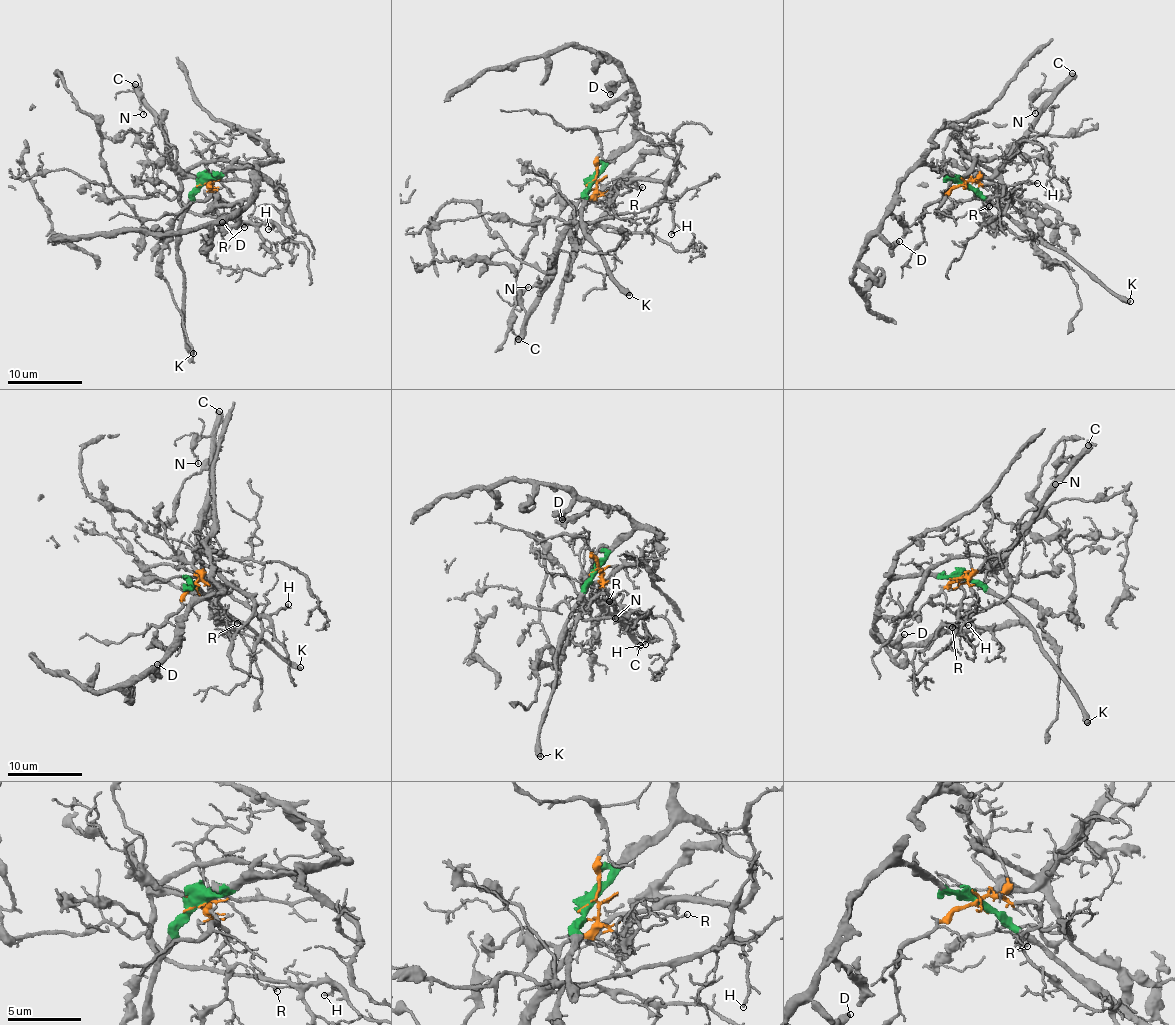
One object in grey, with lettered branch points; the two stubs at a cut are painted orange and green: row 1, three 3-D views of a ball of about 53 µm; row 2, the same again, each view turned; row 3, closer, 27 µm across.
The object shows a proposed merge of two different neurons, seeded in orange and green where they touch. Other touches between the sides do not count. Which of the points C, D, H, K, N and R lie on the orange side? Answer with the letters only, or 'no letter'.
C, H, N, R

